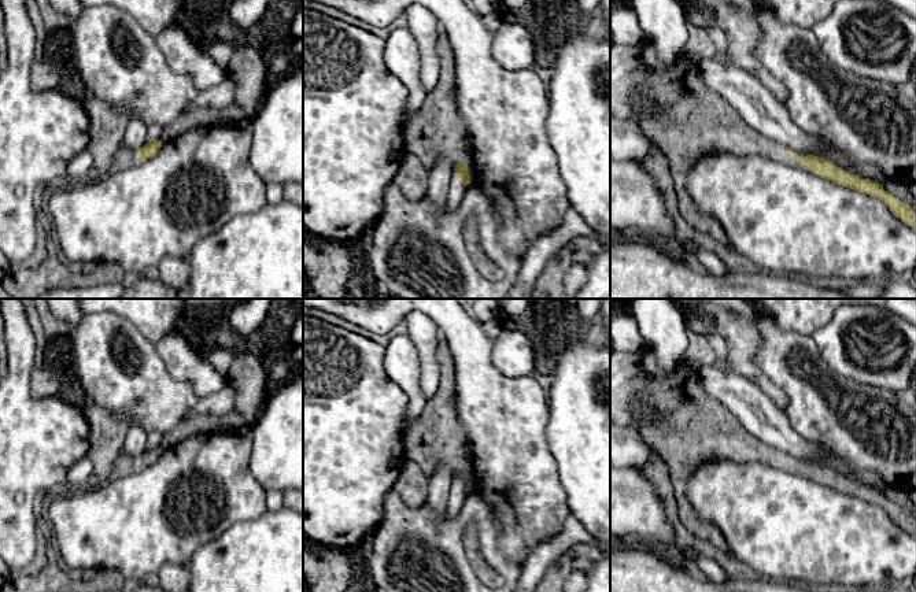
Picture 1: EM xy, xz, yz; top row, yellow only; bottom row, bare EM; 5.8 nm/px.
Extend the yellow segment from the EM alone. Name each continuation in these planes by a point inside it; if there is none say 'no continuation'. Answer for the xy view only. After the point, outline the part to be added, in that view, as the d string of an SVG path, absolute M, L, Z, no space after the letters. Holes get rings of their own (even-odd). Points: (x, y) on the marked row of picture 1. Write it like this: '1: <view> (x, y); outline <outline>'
1: xy (125, 158); outline M123 144L118 148L111 171L119 171L136 166L140 162L140 155L137 151L133 151Z

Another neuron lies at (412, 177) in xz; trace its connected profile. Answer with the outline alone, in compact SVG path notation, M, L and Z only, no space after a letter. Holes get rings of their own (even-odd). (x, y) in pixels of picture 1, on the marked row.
M405 153L392 180L409 200L420 200L426 195L429 170L414 153Z

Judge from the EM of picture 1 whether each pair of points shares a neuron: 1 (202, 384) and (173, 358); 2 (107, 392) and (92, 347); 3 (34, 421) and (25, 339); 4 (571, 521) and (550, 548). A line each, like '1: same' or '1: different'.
1: same
2: same
3: same
4: same

